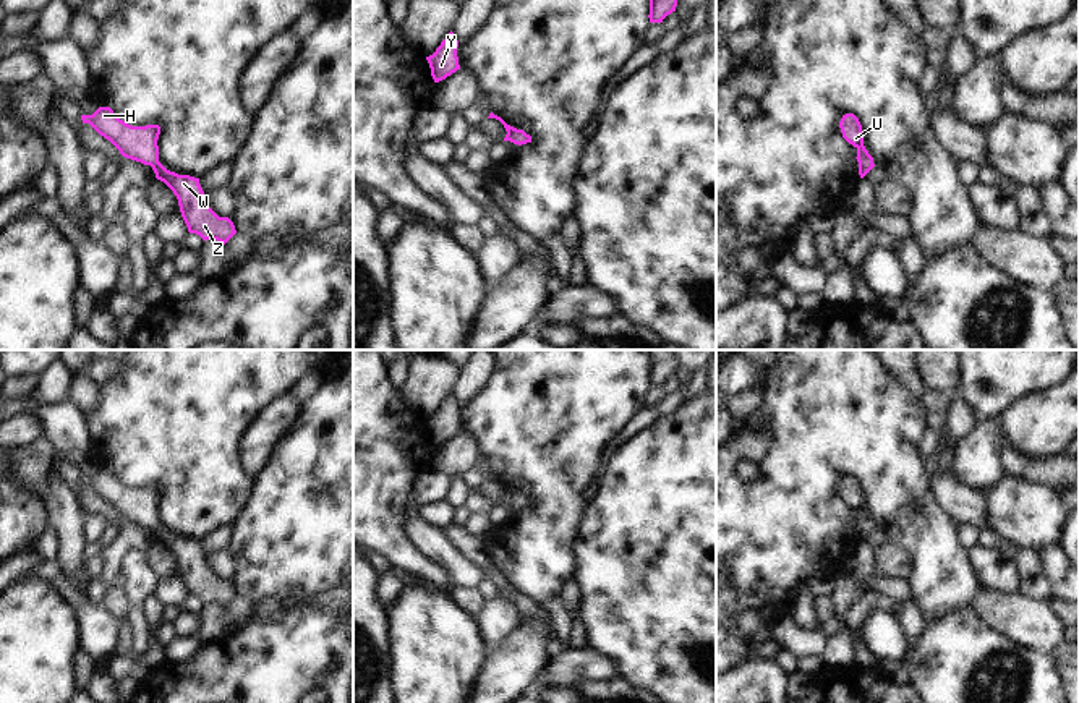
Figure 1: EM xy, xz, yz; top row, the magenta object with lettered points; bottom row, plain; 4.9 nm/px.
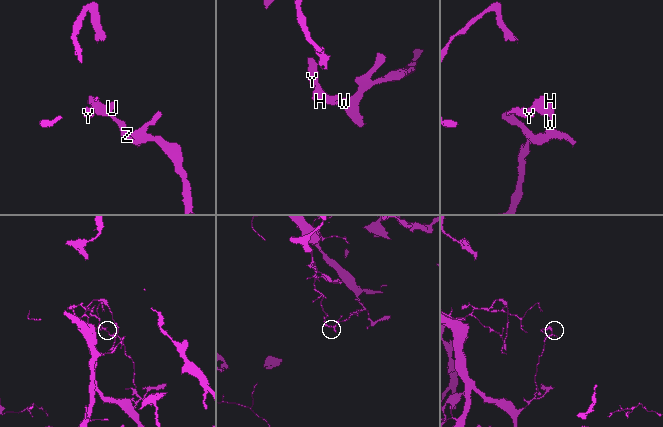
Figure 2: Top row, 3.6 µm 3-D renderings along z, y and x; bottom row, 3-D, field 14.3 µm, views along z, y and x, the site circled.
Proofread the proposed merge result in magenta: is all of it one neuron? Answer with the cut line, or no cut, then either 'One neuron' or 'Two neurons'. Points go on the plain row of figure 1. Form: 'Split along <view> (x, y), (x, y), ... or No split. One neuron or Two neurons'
No split. One neuron

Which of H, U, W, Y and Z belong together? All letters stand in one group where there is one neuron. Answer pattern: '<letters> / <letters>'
H U W Y Z

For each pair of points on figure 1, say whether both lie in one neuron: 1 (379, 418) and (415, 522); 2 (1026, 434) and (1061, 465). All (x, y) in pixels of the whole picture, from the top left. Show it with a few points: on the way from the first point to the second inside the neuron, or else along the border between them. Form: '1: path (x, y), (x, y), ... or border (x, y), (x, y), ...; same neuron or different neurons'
1: border (409, 507), (404, 517), (404, 533), (422, 551); different neurons
2: border (1016, 449), (1037, 459), (1061, 455); different neurons

